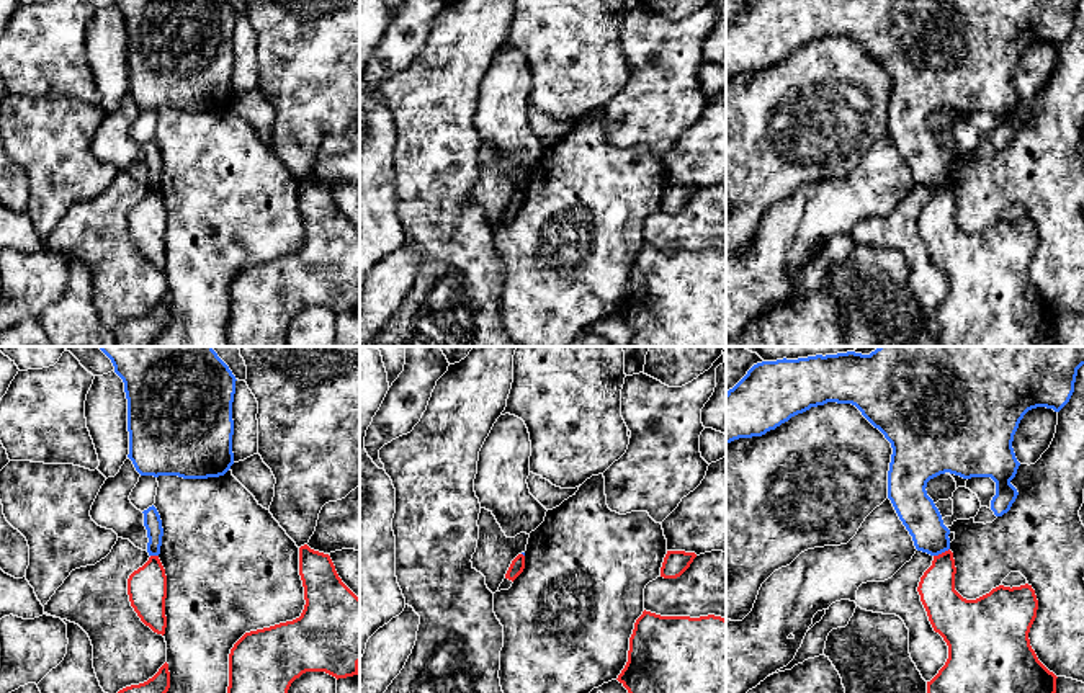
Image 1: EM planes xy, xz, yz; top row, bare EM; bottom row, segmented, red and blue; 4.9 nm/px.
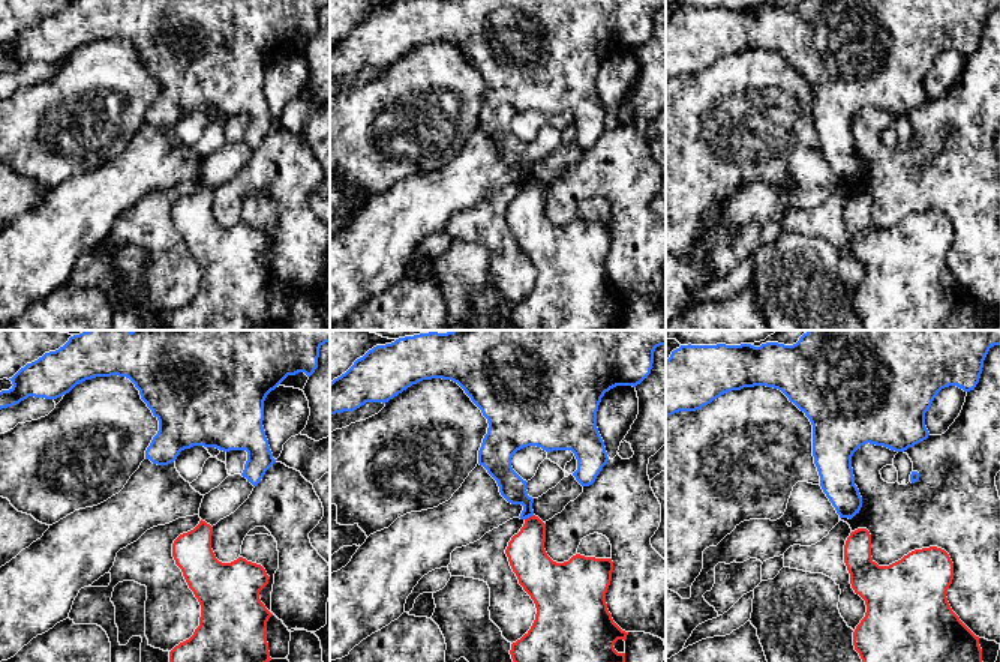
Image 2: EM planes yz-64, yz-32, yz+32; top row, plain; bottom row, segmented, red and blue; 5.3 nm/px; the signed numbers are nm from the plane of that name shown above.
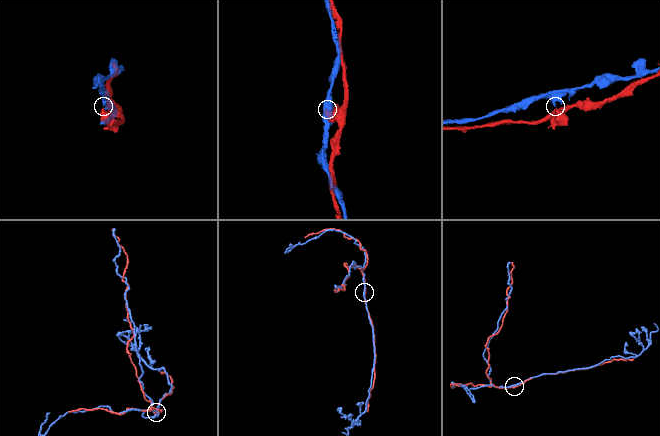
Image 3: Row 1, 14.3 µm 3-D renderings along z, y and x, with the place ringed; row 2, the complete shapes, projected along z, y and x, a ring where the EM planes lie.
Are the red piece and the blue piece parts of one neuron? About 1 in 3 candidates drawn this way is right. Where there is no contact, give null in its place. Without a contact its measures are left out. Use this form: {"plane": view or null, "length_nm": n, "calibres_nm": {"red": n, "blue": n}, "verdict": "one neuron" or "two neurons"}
{"plane": "yz", "length_nm": 90, "calibres_nm": {"red": 180, "blue": 190}, "verdict": "two neurons"}

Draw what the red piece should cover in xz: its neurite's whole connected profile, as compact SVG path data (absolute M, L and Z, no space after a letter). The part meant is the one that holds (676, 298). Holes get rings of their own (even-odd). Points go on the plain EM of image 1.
M644 244L634 257L628 296L616 314L631 329L629 346L726 346L726 253L714 248L661 250Z

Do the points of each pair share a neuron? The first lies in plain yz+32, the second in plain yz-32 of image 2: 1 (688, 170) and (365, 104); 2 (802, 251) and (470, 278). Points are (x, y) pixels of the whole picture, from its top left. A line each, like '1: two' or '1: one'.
1: one
2: one

